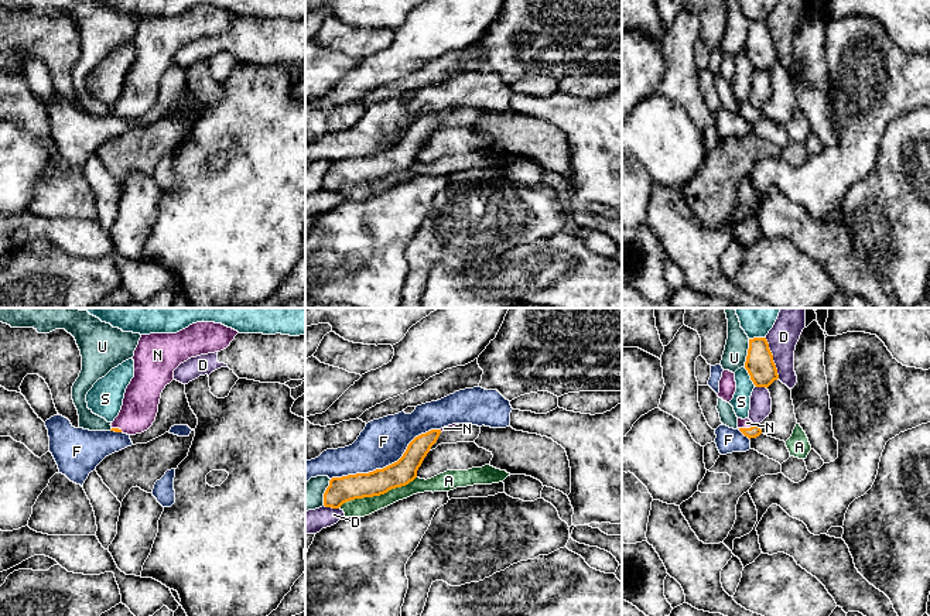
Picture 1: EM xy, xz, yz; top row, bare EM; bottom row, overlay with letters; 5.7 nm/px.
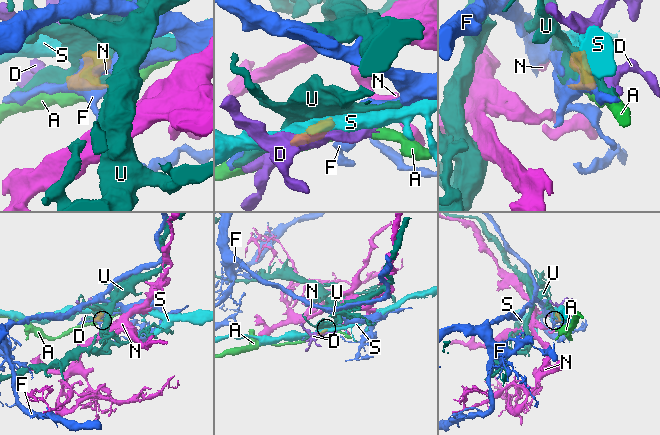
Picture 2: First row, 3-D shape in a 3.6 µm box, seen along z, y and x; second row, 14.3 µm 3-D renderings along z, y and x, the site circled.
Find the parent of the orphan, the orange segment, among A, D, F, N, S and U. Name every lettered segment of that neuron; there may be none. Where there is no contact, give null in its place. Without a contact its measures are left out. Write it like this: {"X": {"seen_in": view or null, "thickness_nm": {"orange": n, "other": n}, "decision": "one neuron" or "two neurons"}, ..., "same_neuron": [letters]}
{"A": {"seen_in": "xz", "thickness_nm": {"orange": 150, "other": 110}, "decision": "two neurons"}, "D": {"seen_in": "yz", "thickness_nm": {"orange": 160, "other": 170}, "decision": "two neurons"}, "F": {"seen_in": "xz", "thickness_nm": {"orange": 140, "other": 260}, "decision": "two neurons"}, "N": {"seen_in": "yz", "thickness_nm": {"orange": 70, "other": 60}, "decision": "one neuron"}, "S": {"seen_in": "yz", "thickness_nm": {"orange": 160, "other": 110}, "decision": "two neurons"}, "U": {"seen_in": "yz", "thickness_nm": {"orange": 160, "other": 140}, "decision": "two neurons"}, "same_neuron": ["N"]}

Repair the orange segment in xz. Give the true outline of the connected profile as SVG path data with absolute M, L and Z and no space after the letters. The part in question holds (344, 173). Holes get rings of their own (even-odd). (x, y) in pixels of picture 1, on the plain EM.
M431 113L416 120L408 127L403 140L383 153L332 161L324 177L324 189L339 192L346 185L380 179L392 172L408 168L417 161L418 151L440 117L441 113Z

